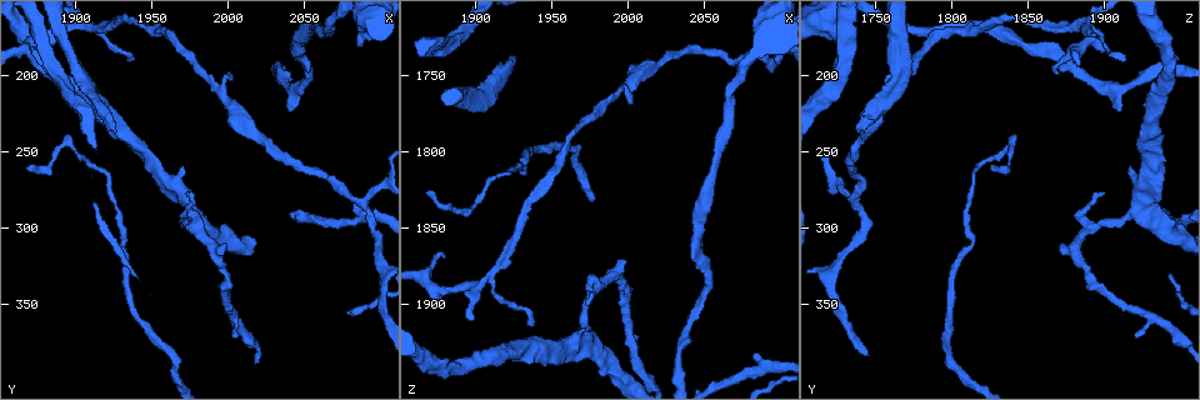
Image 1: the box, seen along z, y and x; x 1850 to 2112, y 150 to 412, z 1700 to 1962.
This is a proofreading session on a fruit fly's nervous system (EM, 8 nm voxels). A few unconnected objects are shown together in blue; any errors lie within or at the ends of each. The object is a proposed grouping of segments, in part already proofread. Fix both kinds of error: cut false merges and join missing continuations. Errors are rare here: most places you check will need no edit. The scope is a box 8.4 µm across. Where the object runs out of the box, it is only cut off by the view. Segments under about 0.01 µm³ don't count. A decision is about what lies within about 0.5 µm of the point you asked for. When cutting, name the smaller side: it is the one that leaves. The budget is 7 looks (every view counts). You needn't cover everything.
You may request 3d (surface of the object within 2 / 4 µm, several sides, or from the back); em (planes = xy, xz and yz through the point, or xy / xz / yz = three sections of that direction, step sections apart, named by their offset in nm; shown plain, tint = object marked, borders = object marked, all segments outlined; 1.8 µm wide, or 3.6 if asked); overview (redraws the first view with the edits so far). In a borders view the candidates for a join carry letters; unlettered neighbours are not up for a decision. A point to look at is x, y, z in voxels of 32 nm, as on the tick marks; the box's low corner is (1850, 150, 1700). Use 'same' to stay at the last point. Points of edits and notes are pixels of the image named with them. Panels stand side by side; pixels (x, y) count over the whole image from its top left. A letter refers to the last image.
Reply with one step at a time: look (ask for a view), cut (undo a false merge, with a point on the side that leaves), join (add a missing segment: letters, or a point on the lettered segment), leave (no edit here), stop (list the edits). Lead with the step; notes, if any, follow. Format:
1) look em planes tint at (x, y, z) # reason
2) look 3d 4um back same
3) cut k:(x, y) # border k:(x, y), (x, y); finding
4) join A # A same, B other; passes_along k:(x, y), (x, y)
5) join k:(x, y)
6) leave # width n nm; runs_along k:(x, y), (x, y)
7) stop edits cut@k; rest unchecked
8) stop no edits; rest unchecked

look 3d 4um at (1924, 236, 1738) # an open end

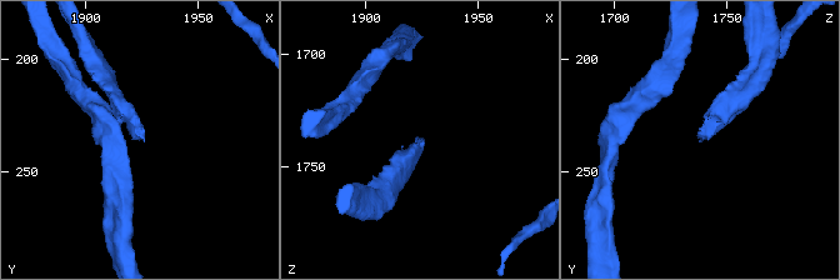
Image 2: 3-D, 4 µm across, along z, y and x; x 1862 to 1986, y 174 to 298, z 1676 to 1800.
look em planes plain at (1926, 237, 1739) # shape alone is not enough

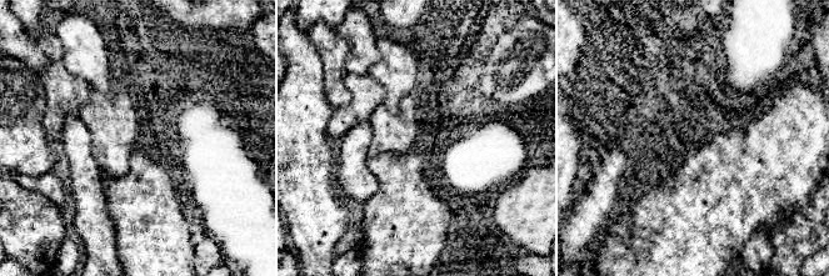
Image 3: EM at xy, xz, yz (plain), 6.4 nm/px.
look em planes borders same # what lies round it

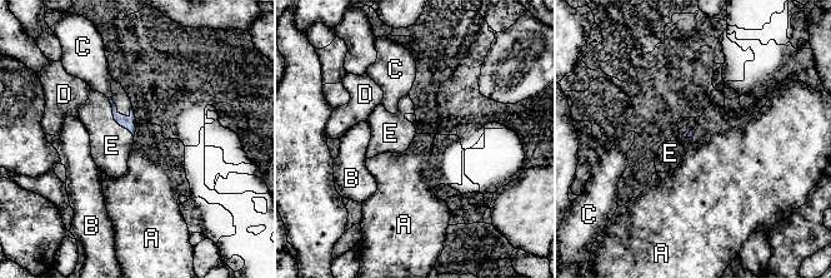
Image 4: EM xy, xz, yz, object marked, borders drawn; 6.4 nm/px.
join E # A other, B other, C other, D other, E same; the neuron continues

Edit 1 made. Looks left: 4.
look overview # see it whole again

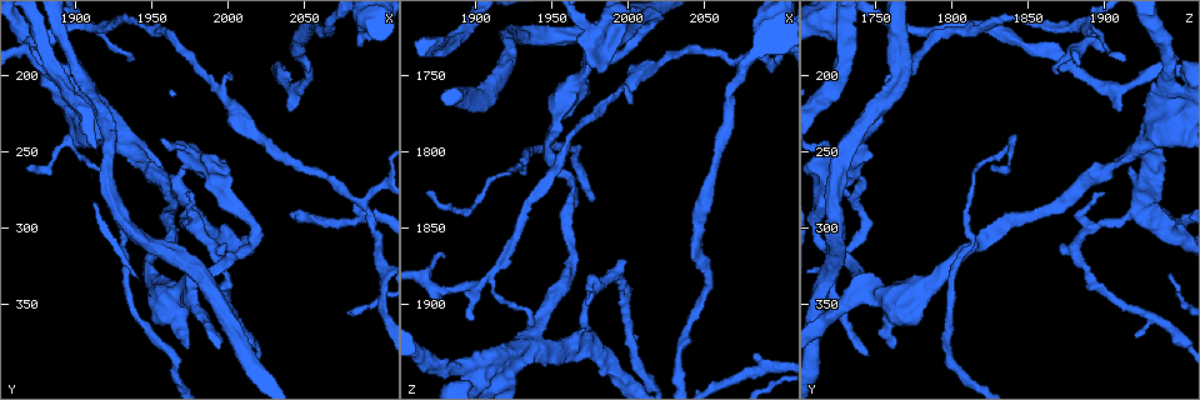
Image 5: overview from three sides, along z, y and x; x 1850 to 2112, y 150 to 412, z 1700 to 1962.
look em planes tint at (2000, 218, 1754) # sudden change in width

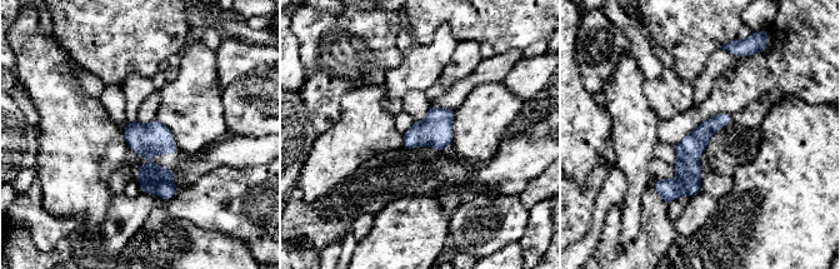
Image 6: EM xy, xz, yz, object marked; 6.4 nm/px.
look em planes borders same

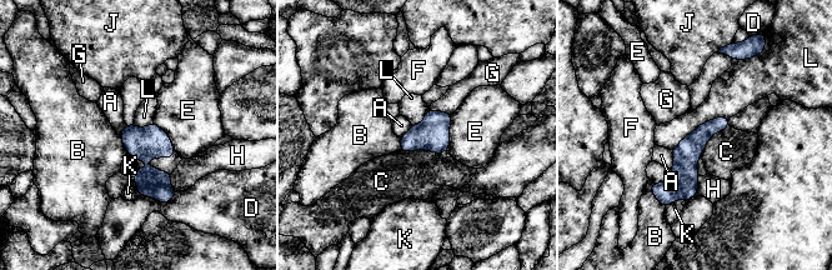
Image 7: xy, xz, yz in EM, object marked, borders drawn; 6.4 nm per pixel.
leave # A other, B other, C other, D other, E other, F other, G other, H other, J other, K other, L other; border 7:(728, 118), (703, 121), (671, 149); one neuron here

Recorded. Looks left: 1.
stop edits join@4; rest unchecked

